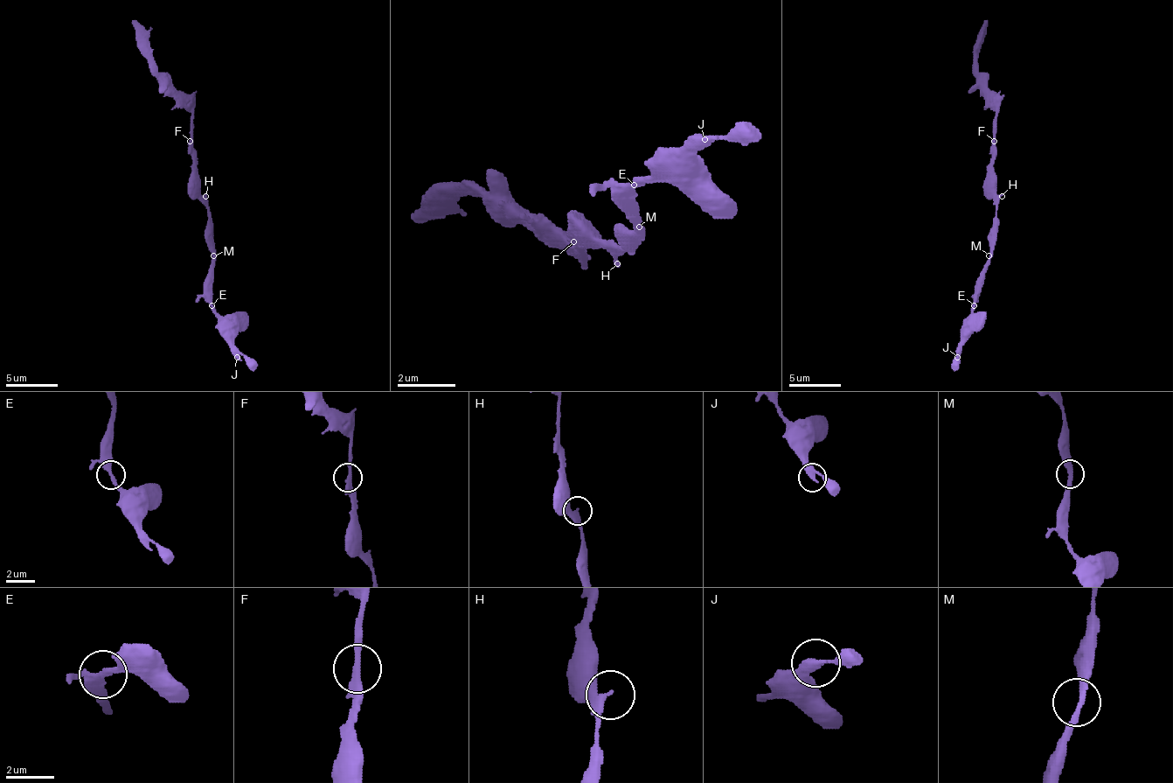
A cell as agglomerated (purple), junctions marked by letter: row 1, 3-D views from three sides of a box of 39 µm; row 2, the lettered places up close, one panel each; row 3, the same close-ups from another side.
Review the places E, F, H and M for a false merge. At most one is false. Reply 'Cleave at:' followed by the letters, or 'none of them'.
Cleave at: none of them

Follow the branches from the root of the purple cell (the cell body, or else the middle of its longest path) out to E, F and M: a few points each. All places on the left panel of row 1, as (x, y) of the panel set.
E: (203, 196), (203, 203), (208, 211), (208, 237), (211, 240), (211, 304)
F: (203, 196), (195, 167), (195, 151), (190, 141)
M: (203, 196), (203, 203), (208, 211), (208, 237), (213, 255)

